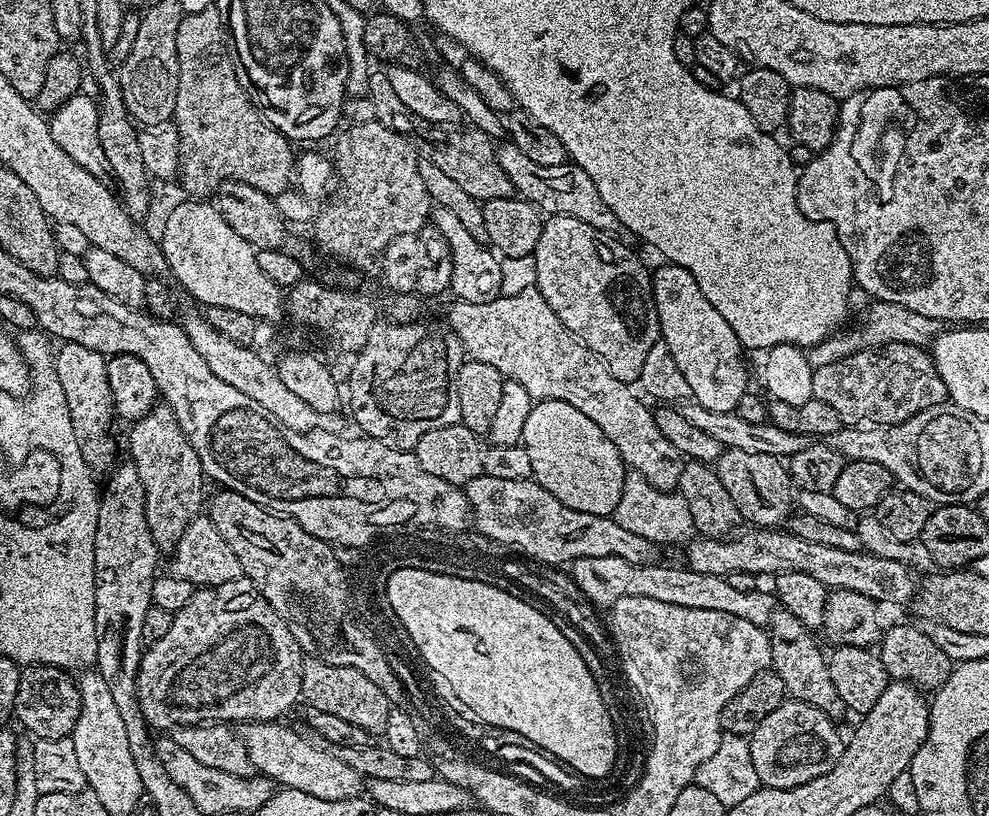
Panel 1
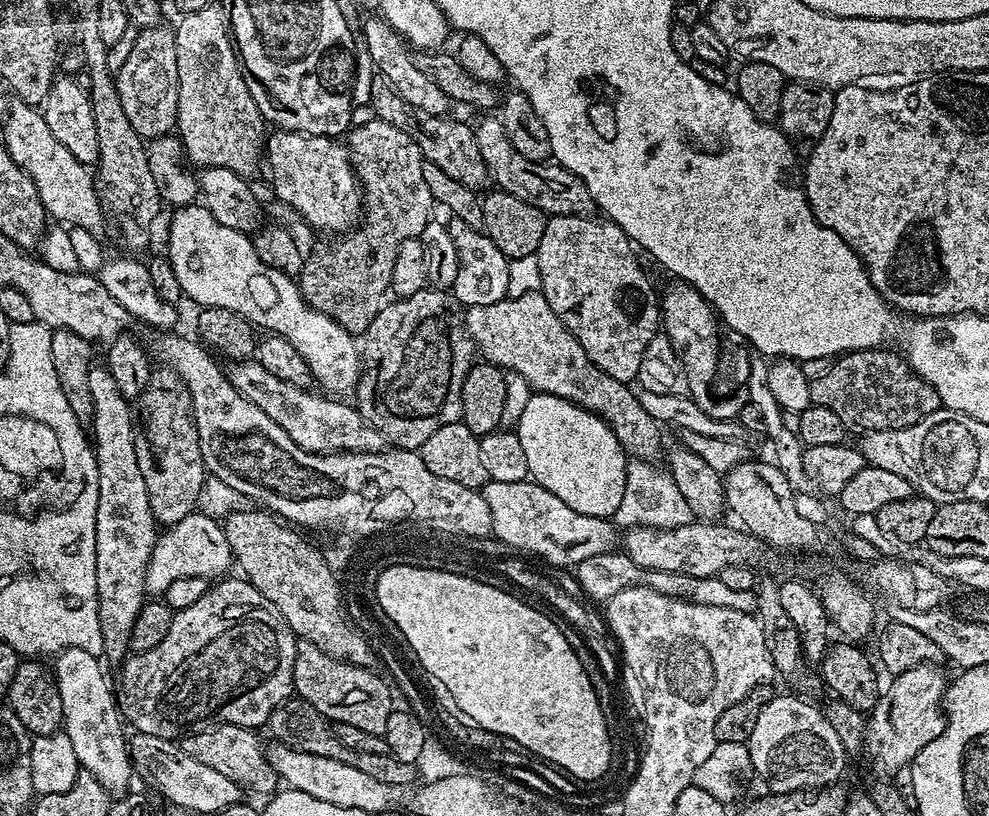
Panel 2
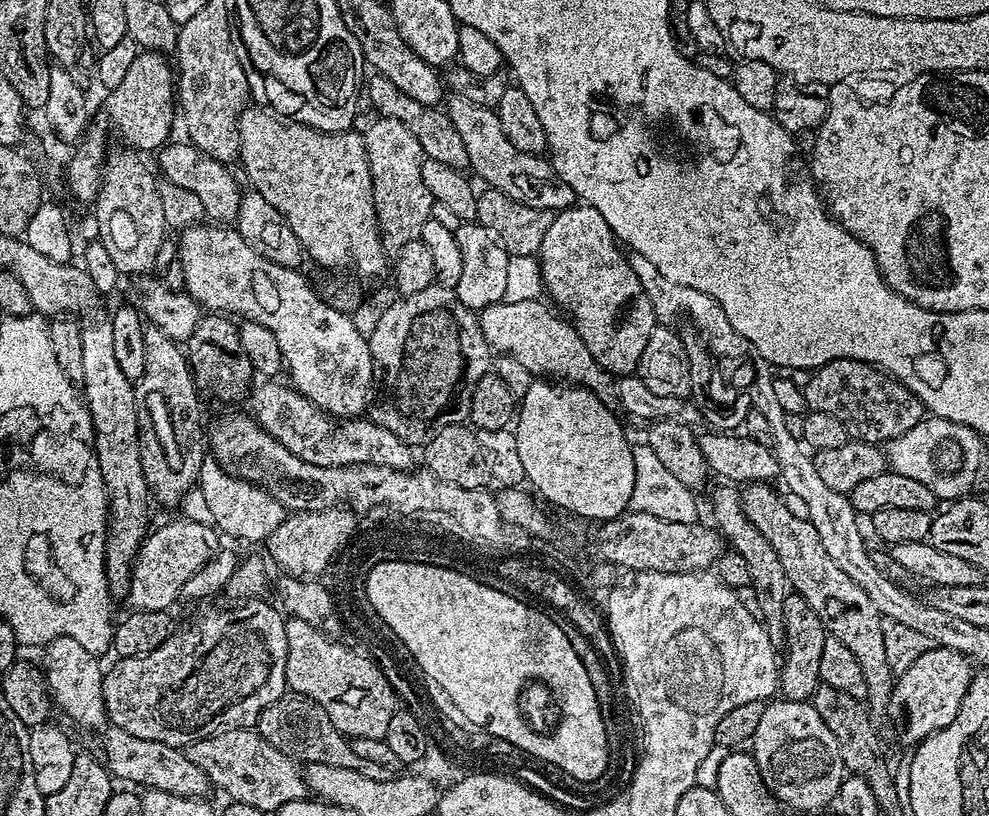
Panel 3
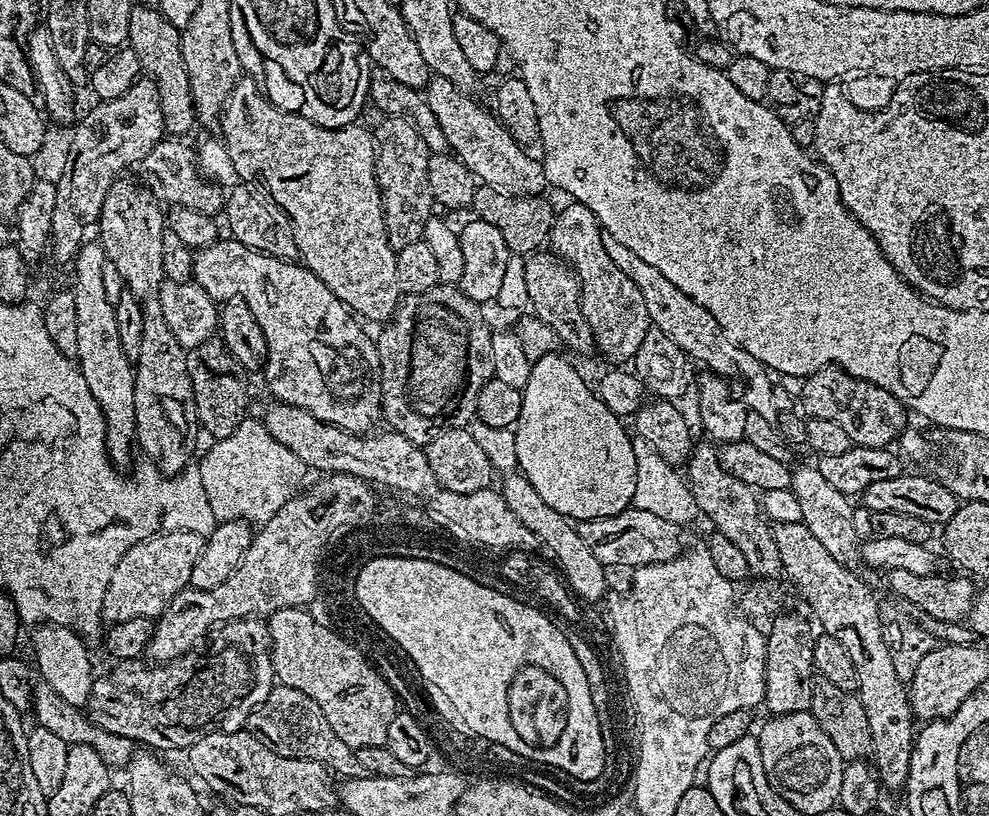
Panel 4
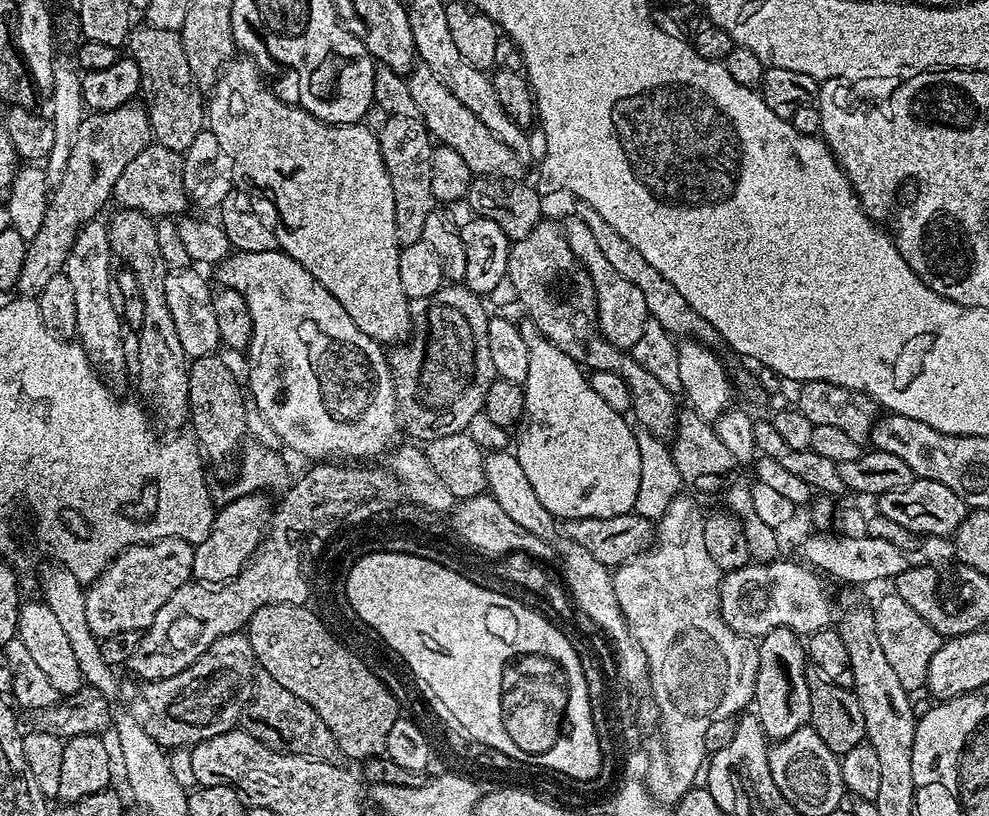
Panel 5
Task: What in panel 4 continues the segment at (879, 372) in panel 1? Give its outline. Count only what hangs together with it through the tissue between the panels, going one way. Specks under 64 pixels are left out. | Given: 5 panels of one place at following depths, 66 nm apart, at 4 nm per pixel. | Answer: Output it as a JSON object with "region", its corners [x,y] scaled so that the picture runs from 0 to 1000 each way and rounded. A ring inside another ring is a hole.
{"region":[[[844,449],[827,453],[814,461],[813,466],[814,472],[807,489],[812,509],[831,512],[851,522],[851,527],[859,532],[862,545],[871,549],[896,549],[919,523],[919,501],[908,488],[904,488],[900,478],[892,478],[892,473],[860,461],[855,453]]]}

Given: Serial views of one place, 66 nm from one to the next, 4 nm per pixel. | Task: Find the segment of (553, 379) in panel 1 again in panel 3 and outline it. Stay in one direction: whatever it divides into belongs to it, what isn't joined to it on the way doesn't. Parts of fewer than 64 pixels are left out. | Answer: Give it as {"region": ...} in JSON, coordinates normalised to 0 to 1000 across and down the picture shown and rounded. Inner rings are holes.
{"region":[[[537,368],[536,370],[507,370],[488,379],[484,384],[484,390],[485,398],[487,400],[487,409],[491,414],[493,425],[503,433],[524,439],[524,444],[528,444],[528,449],[532,449],[532,453],[536,453],[539,462],[561,463],[563,467],[594,475],[595,479],[604,483],[611,483],[614,475],[616,479],[616,457],[603,447],[601,439],[597,434],[597,429],[593,429],[593,419],[588,419],[588,414],[584,411],[581,402],[578,401],[577,396],[570,390],[565,392],[550,374],[550,370],[546,368]]]}

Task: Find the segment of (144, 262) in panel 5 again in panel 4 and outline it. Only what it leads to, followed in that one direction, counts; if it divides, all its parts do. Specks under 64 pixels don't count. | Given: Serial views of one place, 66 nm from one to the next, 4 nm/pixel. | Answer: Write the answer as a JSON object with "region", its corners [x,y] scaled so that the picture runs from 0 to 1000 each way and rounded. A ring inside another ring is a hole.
{"region":[[[122,218],[111,228],[99,271],[99,293],[108,319],[115,321],[123,336],[125,352],[142,369],[144,385],[144,425],[135,442],[135,507],[138,538],[151,565],[157,566],[168,583],[175,585],[191,572],[194,548],[200,531],[198,499],[192,458],[188,453],[189,430],[176,414],[176,404],[164,386],[164,292],[168,283],[168,260],[145,224]]]}

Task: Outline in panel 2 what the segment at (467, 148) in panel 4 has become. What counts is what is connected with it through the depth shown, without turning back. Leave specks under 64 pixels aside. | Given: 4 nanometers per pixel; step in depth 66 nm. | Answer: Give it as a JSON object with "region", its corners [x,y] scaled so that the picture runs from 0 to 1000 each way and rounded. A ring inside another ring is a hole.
{"region":[[[505,146],[489,147],[480,153],[483,184],[487,184],[487,199],[491,199],[493,214],[499,222],[501,229],[507,235],[520,238],[520,243],[528,243],[528,248],[536,248],[544,257],[555,266],[559,265],[595,265],[601,251],[597,243],[597,233],[576,208],[567,206],[561,199],[545,201],[536,194],[528,194],[520,179],[512,169]]]}

